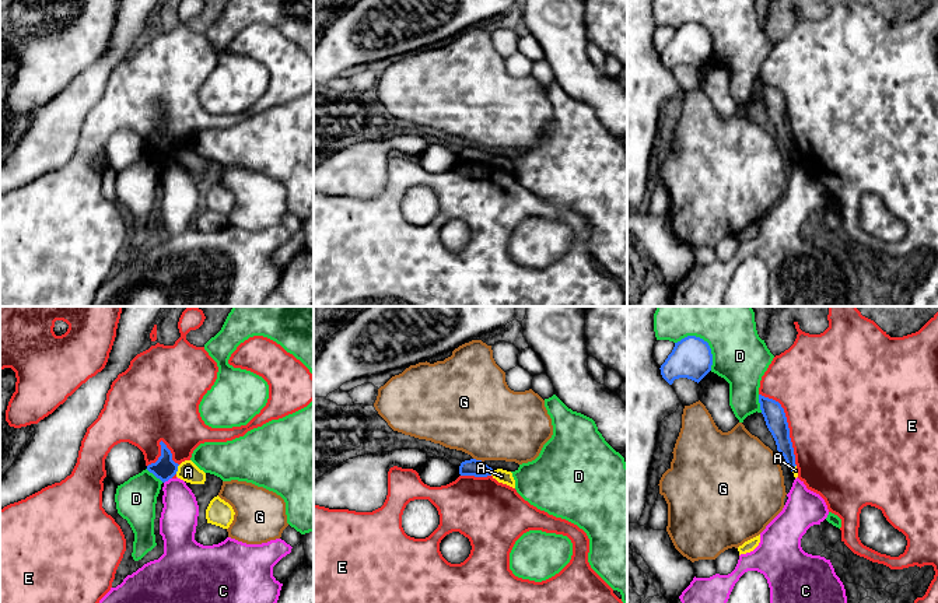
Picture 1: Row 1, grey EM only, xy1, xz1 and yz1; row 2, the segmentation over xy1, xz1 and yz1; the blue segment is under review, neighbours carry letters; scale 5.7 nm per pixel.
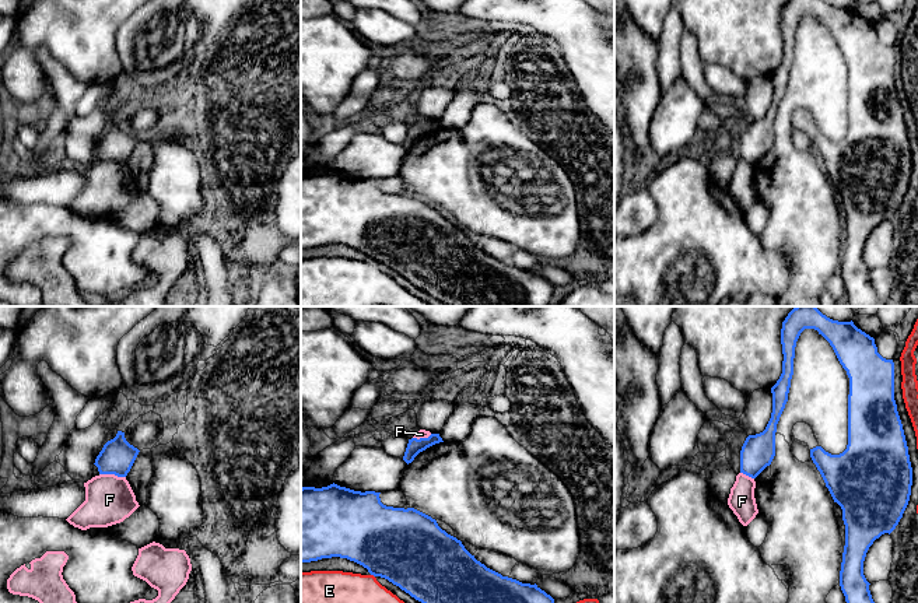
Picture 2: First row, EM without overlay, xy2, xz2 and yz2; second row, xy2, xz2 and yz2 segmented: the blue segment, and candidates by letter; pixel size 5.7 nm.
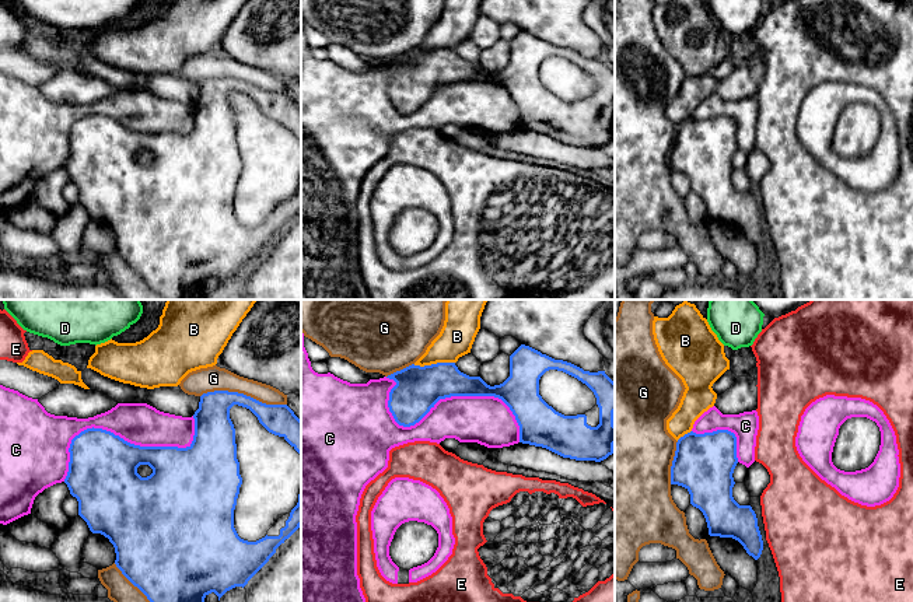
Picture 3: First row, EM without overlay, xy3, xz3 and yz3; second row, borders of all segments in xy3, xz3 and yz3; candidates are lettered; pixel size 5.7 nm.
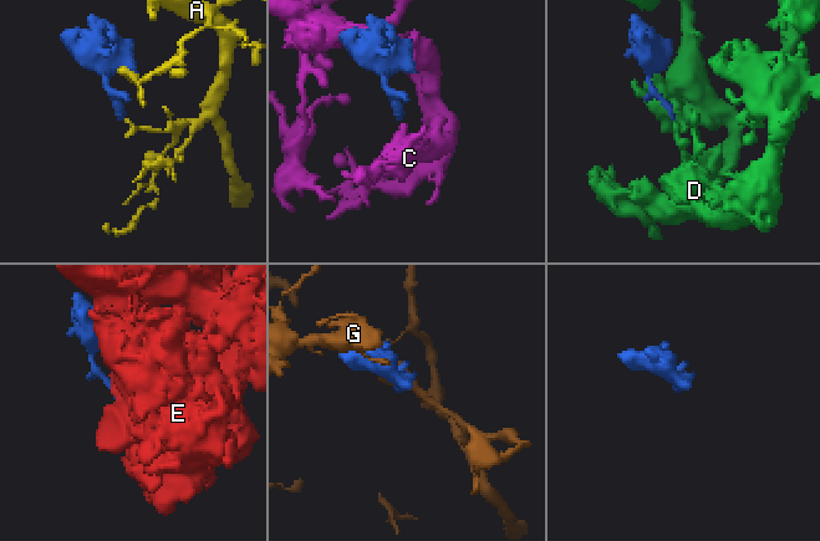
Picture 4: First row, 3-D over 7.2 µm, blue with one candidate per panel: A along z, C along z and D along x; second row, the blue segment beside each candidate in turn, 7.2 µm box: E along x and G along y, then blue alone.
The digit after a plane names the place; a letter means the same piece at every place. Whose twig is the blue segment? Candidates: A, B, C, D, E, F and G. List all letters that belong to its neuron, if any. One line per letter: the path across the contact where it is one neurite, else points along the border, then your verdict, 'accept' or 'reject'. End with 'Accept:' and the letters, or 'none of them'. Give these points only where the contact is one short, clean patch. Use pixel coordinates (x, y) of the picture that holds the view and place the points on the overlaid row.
A: along xy1 (179, 465), (175, 473) | reject
B: reject
C: accept
D: reject
E: reject
F: along xy2 (100, 473), (114, 473), (125, 477) | reject
G: reject
Accept: C

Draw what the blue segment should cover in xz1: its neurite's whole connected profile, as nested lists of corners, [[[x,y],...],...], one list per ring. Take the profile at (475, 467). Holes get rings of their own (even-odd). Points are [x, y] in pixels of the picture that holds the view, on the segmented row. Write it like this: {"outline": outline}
{"outline": [[[470,459],[465,460],[459,466],[461,476],[475,476],[475,477],[487,477],[493,474],[493,469],[489,467],[484,462]]]}

